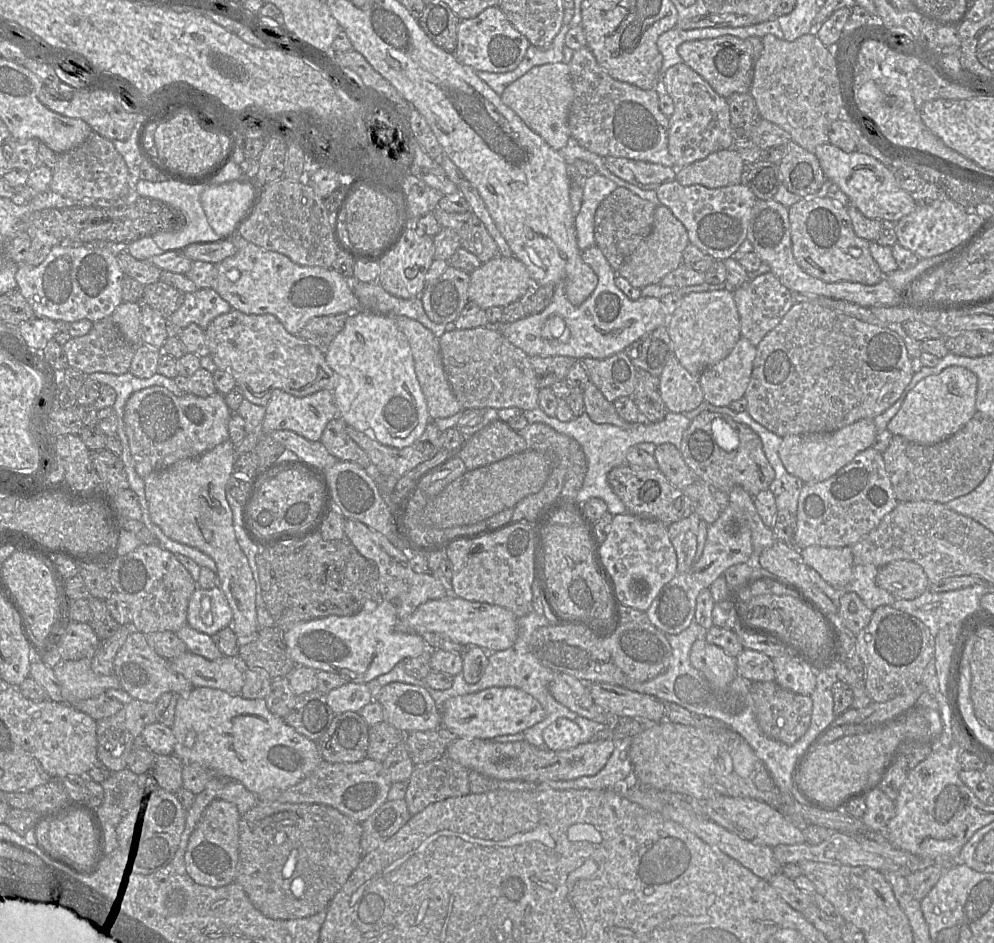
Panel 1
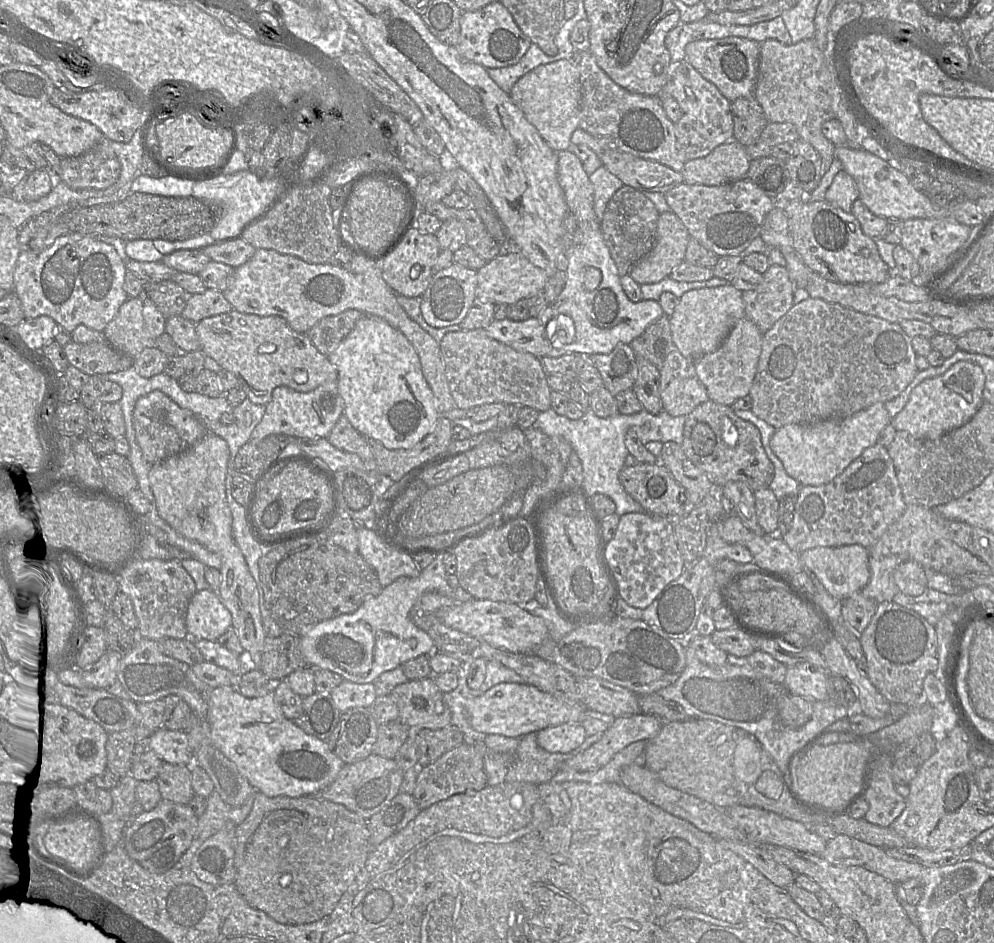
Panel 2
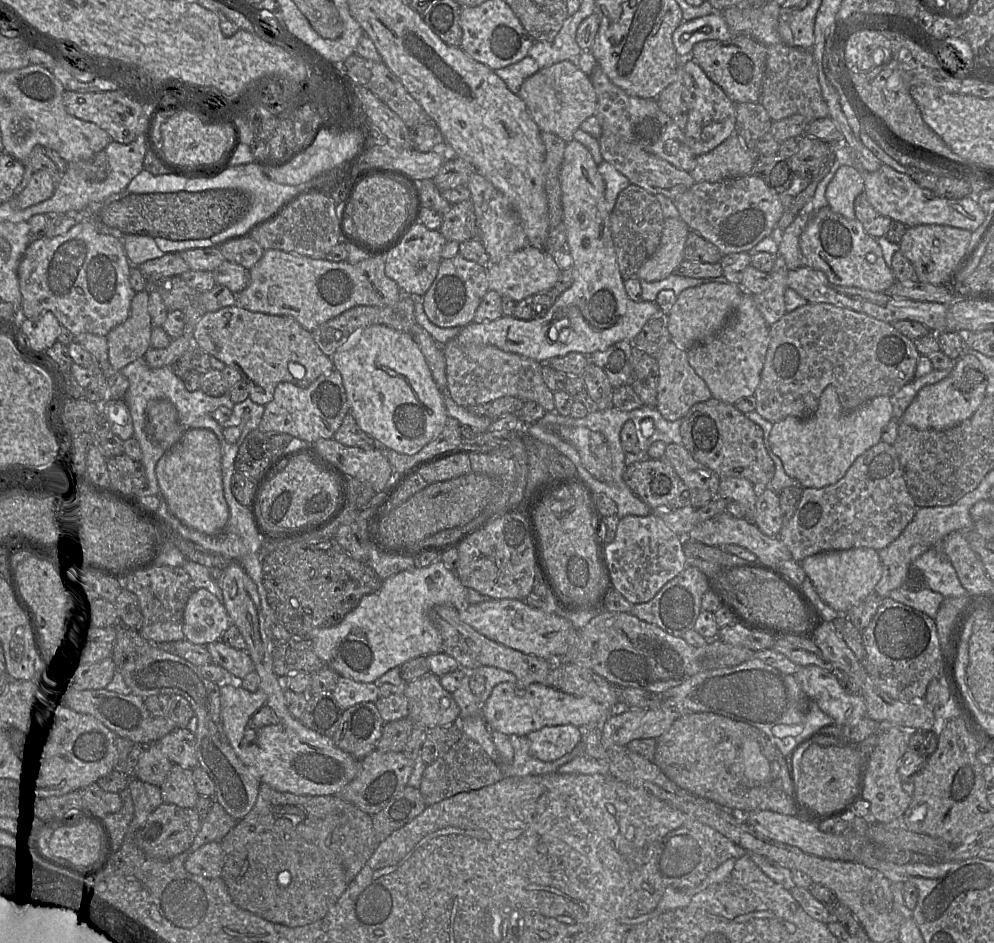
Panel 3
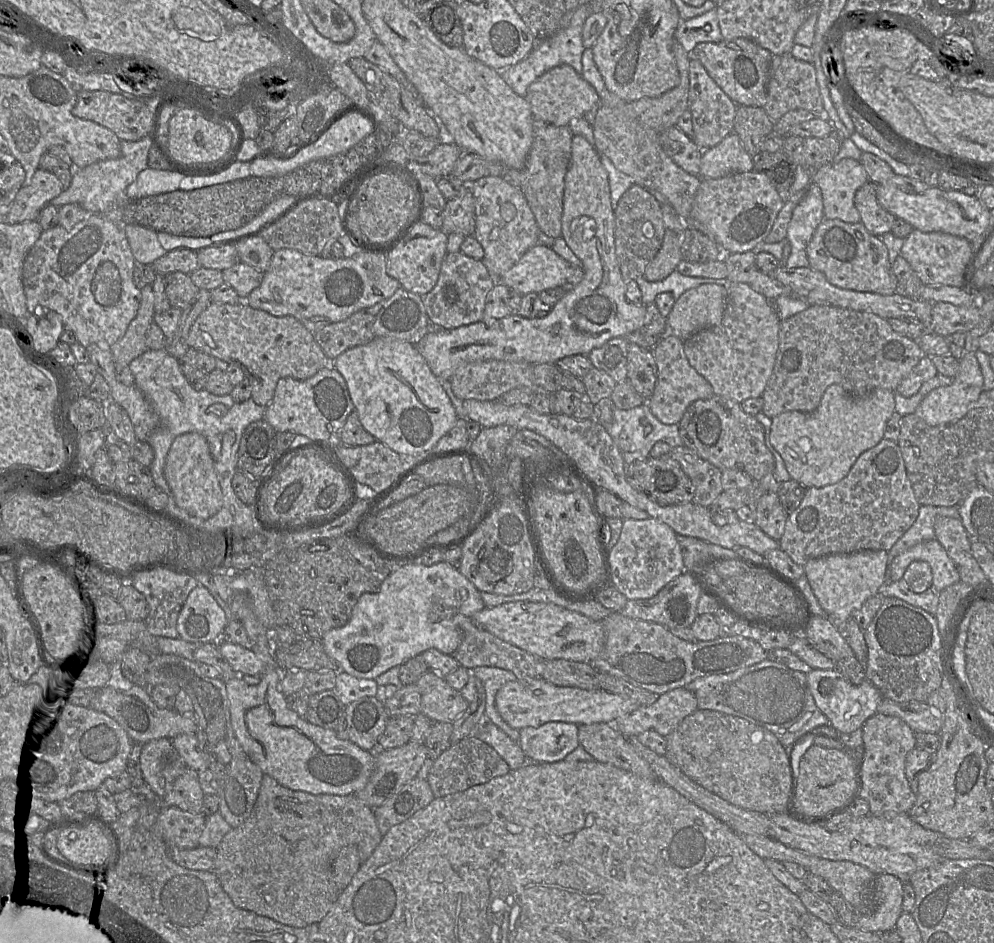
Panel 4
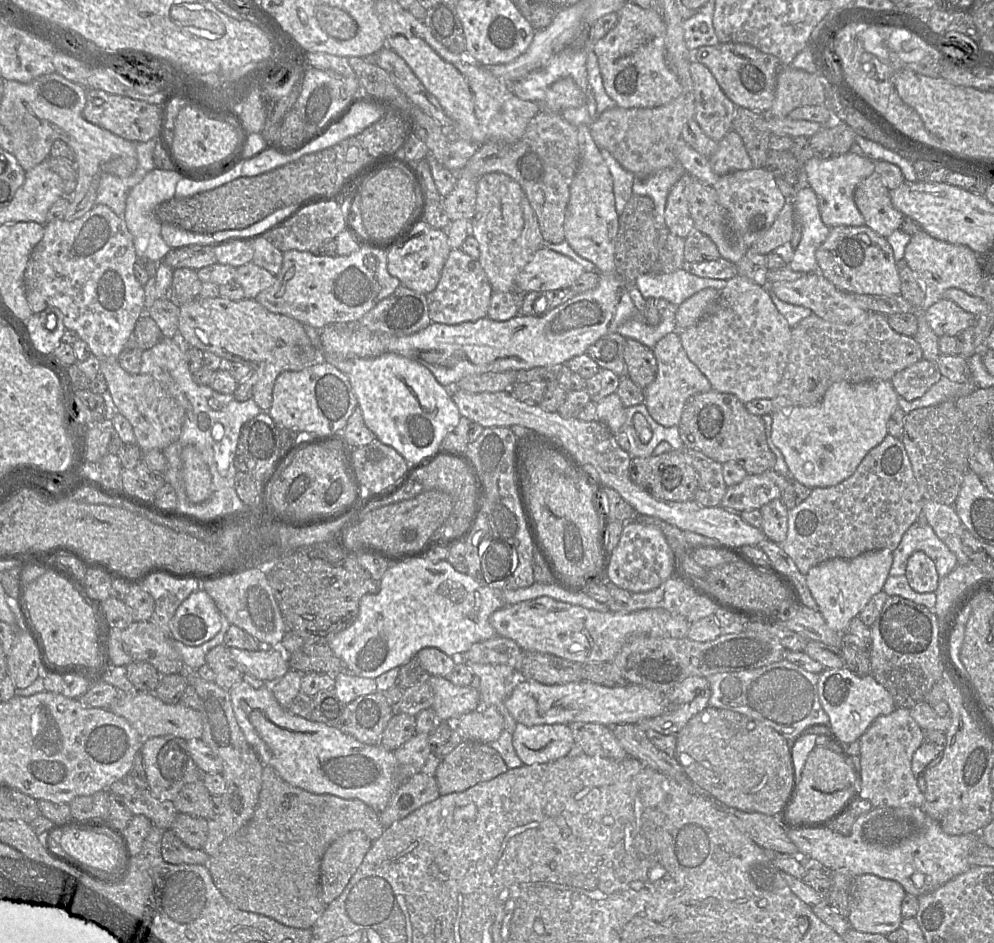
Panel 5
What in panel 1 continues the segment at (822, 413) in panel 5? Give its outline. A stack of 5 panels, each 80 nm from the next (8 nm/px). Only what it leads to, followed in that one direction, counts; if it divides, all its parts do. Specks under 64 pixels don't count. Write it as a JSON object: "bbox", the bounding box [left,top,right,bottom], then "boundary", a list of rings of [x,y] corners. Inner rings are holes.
{"bbox":[778,419,876,483],"boundary":[[[862,419],[829,433],[787,435],[782,438],[778,455],[789,474],[804,483],[818,483],[836,474],[858,453],[872,447],[876,435],[874,419]]]}

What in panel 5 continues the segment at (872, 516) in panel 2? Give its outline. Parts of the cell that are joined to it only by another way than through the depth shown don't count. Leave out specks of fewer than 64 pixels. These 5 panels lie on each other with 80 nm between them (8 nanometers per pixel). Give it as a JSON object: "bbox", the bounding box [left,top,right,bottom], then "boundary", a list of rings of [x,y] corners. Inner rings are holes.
{"bbox":[779,434,924,575],"boundary":[[[888,434],[867,453],[853,475],[837,485],[812,489],[802,503],[788,511],[787,537],[779,545],[803,575],[813,566],[832,558],[851,559],[864,552],[882,549],[893,552],[904,533],[918,520],[924,500],[904,444]]]}

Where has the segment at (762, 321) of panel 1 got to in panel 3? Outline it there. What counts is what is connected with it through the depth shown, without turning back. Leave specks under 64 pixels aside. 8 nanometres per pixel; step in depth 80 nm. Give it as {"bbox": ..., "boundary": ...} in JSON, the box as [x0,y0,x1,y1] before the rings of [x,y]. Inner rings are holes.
{"bbox":[753,255,789,326],"boundary":[[[776,255],[776,260],[769,274],[770,287],[762,293],[754,294],[753,300],[762,314],[766,323],[772,326],[786,313],[785,291],[787,290],[787,276],[789,269],[781,255]]]}

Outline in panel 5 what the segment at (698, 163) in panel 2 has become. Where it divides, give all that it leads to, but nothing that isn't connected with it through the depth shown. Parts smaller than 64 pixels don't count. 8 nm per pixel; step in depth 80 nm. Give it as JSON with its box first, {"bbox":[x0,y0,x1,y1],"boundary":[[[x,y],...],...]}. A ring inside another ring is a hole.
{"bbox":[708,130,753,176],"boundary":[[[734,130],[729,131],[718,142],[717,150],[708,159],[713,172],[718,176],[753,168],[744,142]]]}

